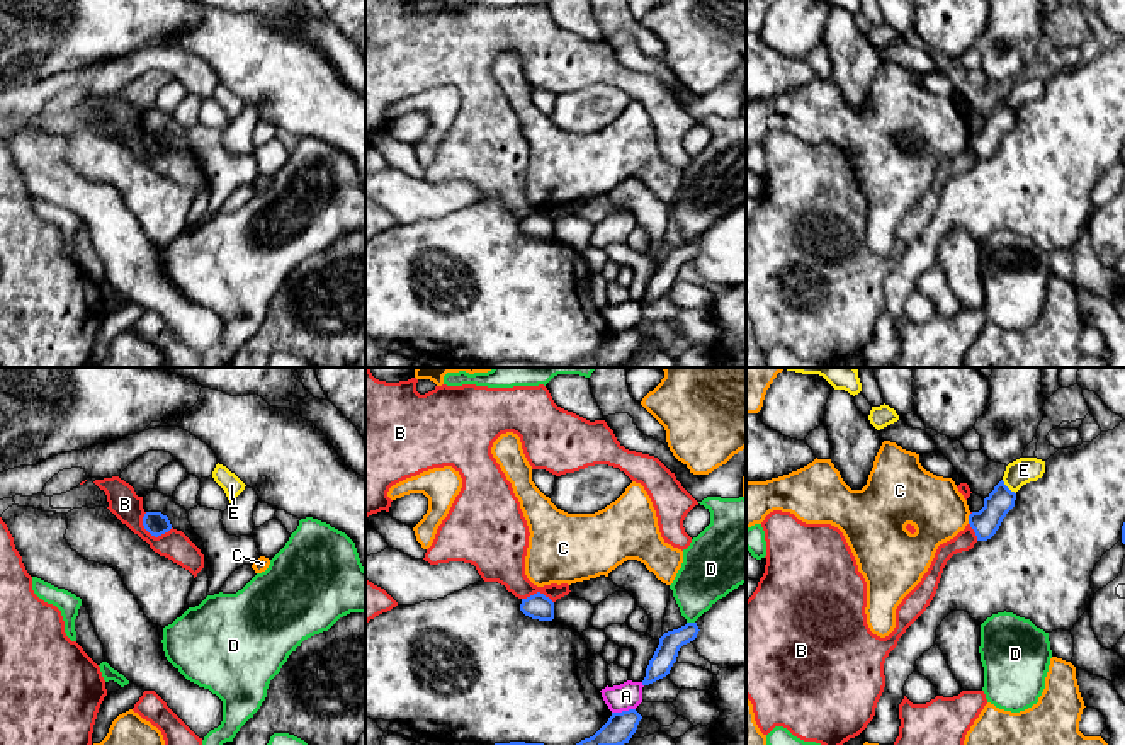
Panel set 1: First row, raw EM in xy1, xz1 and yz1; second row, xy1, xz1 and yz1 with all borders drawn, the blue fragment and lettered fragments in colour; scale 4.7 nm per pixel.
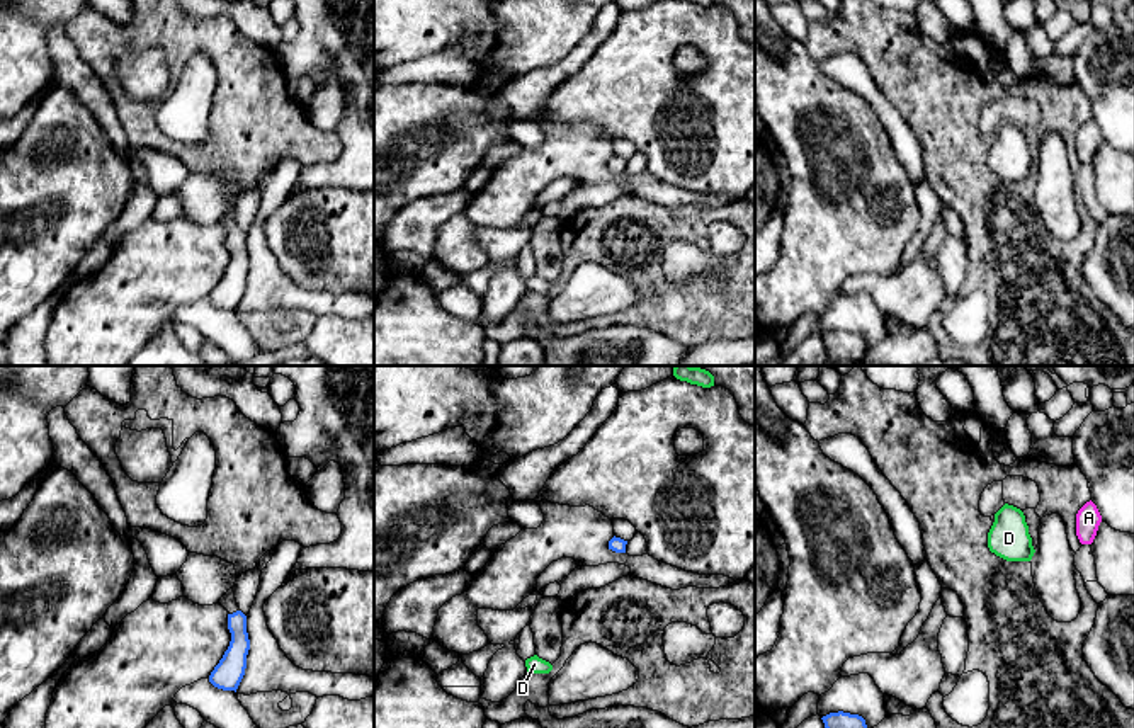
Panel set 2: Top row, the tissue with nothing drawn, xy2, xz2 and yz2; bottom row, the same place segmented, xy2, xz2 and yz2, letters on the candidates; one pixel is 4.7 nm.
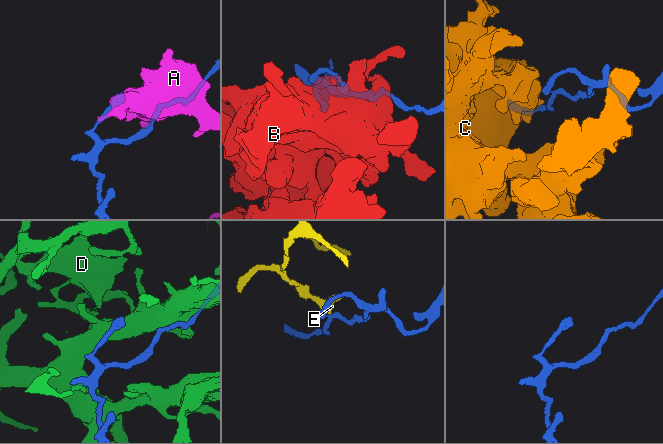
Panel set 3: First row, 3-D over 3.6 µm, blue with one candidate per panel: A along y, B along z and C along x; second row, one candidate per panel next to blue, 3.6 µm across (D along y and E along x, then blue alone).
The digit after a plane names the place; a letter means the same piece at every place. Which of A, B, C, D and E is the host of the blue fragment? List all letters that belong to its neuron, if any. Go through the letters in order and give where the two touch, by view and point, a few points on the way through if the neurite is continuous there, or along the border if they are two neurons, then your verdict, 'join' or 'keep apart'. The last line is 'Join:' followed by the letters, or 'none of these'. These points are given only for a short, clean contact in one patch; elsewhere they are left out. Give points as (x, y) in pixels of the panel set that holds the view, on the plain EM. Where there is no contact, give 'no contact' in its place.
A: xz1 (622, 330) | keep apart
B: xy1 (153, 153) | along xy1 (141, 136), (141, 143), (155, 155), (172, 147) | keep apart
C: yz1 (969, 138) | keep apart
D: xz1 (690, 242) | keep apart
E: yz1 (1006, 106) | along yz1 (1001, 99), (1015, 113) | keep apart
Join: none of these

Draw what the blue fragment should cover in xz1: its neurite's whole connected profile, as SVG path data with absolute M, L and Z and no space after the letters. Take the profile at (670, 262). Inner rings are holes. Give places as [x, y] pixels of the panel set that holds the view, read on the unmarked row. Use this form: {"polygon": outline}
{"polygon": "M687 242L685 245L668 250L659 257L659 264L649 279L642 304L649 304L666 296L676 281L678 270L683 264L693 260L698 253L697 242Z"}

